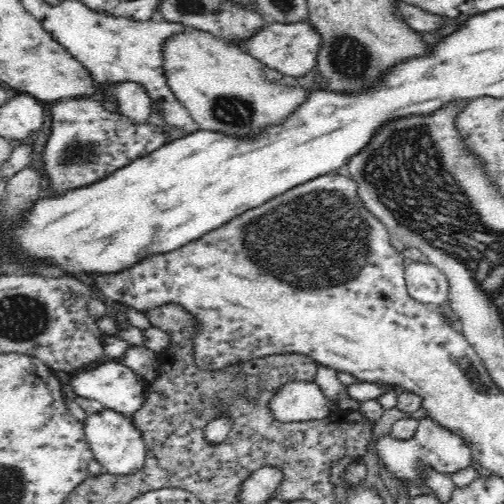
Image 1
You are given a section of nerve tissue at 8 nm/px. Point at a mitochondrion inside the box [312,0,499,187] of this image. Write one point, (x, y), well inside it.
(349, 58)

